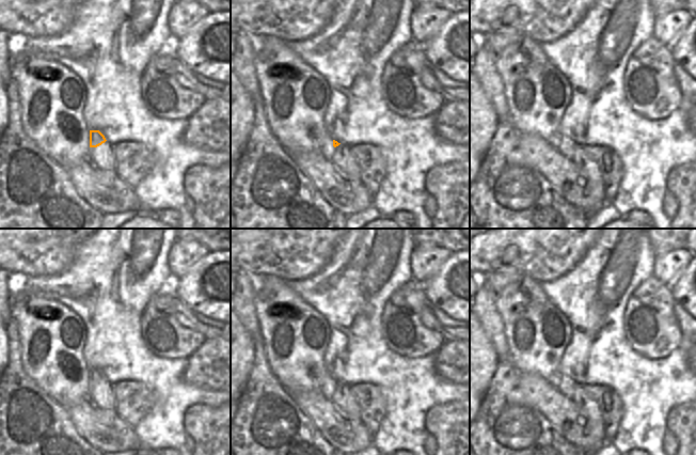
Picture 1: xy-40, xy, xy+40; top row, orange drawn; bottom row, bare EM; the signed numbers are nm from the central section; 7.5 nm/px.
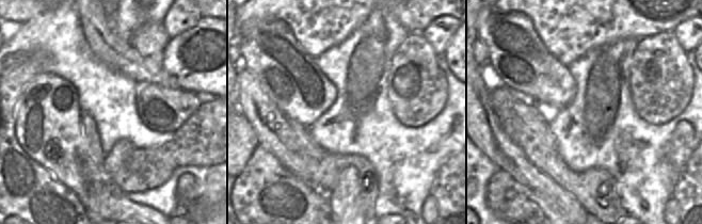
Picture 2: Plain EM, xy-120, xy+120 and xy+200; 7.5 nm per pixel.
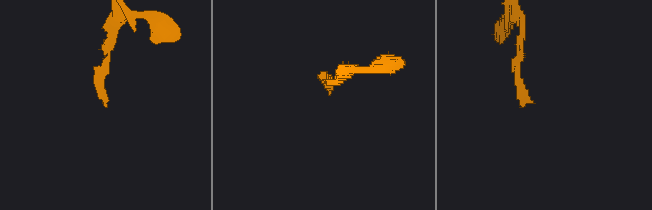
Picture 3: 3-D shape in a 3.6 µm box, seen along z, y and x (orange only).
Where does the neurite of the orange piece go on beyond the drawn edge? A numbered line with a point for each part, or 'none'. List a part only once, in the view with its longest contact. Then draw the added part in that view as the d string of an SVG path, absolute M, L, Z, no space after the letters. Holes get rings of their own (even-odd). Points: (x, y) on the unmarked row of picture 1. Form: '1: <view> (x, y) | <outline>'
1: xy-40 (101, 395) | M106 380L97 387L90 387L88 399L104 410L114 410L115 398L113 396L113 385Z

